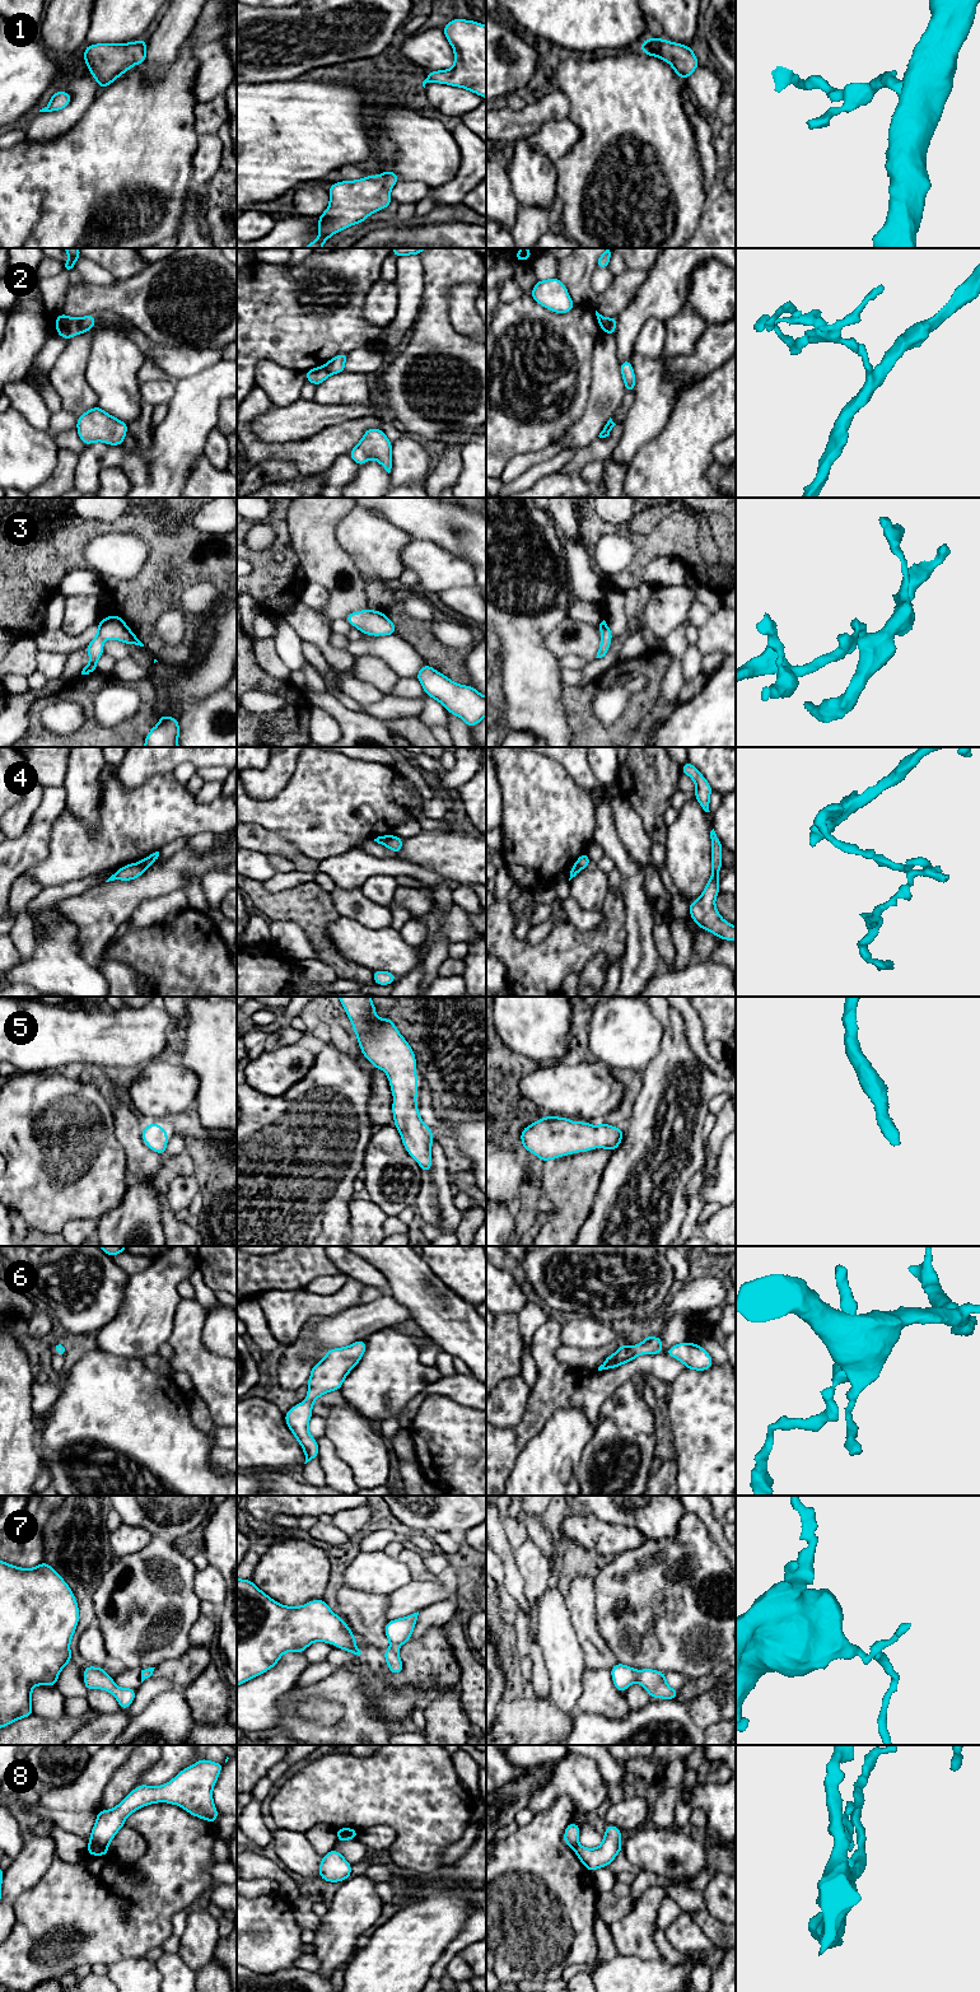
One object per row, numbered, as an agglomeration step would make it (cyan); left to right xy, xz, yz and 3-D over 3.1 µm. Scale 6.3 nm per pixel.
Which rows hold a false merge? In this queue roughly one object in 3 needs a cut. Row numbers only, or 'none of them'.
2, 4, 7, 8

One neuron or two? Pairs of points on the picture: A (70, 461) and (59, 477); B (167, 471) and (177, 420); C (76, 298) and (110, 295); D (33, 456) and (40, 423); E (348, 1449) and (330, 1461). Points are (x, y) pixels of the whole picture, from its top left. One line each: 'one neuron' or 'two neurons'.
A: one neuron
B: one neuron
C: one neuron
D: two neurons
E: two neurons

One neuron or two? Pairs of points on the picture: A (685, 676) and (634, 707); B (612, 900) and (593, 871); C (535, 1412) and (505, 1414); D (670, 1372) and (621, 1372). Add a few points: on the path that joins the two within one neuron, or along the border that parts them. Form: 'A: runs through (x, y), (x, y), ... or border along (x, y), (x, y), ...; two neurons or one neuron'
A: border along (661, 682), (659, 691); two neurons
B: border along (608, 891), (600, 909); two neurons
C: border along (531, 1388), (522, 1419), (516, 1426), (499, 1428); two neurons
D: runs through (658, 1366), (636, 1366), (633, 1368); one neuron

